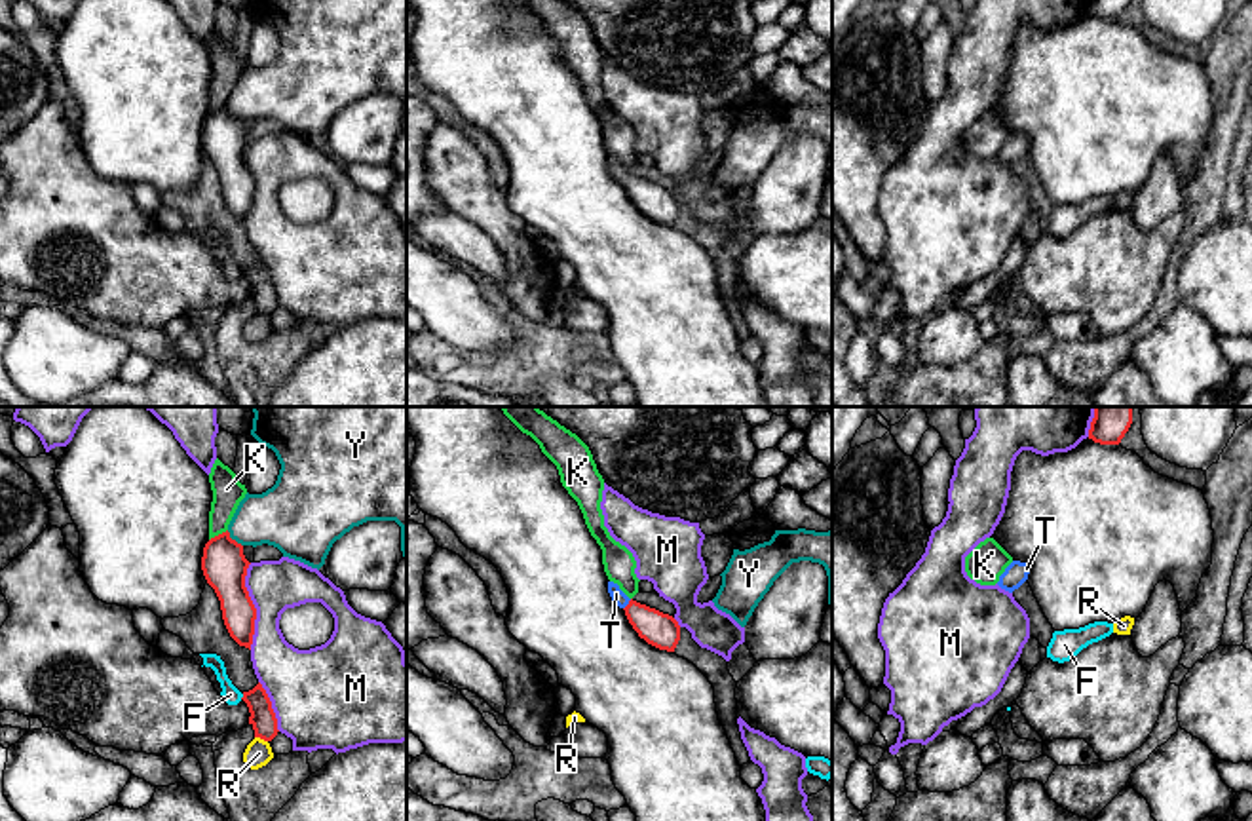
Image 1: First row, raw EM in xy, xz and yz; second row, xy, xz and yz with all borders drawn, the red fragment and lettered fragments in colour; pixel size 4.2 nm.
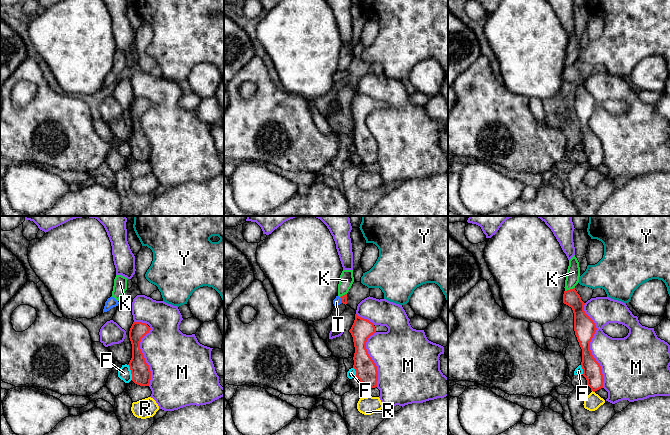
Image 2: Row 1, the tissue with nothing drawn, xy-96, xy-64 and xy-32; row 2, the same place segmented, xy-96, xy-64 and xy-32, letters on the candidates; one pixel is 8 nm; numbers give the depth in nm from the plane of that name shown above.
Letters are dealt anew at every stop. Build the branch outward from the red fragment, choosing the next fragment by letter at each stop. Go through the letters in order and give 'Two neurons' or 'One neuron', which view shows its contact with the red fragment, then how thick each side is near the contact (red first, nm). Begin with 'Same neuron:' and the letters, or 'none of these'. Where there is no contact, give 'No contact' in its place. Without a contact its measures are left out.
Same neuron: T
F: Two neurons. Touches red in xy. Thickness 110 nm (red) against 80 nm
K: Two neurons. Touches red in xy. Thickness 190 nm (red) against 130 nm
M: Two neurons. Touches red in xy. Thickness 190 nm (red) against 220 nm
R: Two neurons. Touches red in xy. Thickness 110 nm (red) against 110 nm
T: One neuron. Touches red in xz. Thickness 150 nm (red) against 60 nm
Y: Two neurons. Touches red in xy. Thickness 190 nm (red) against 280 nm

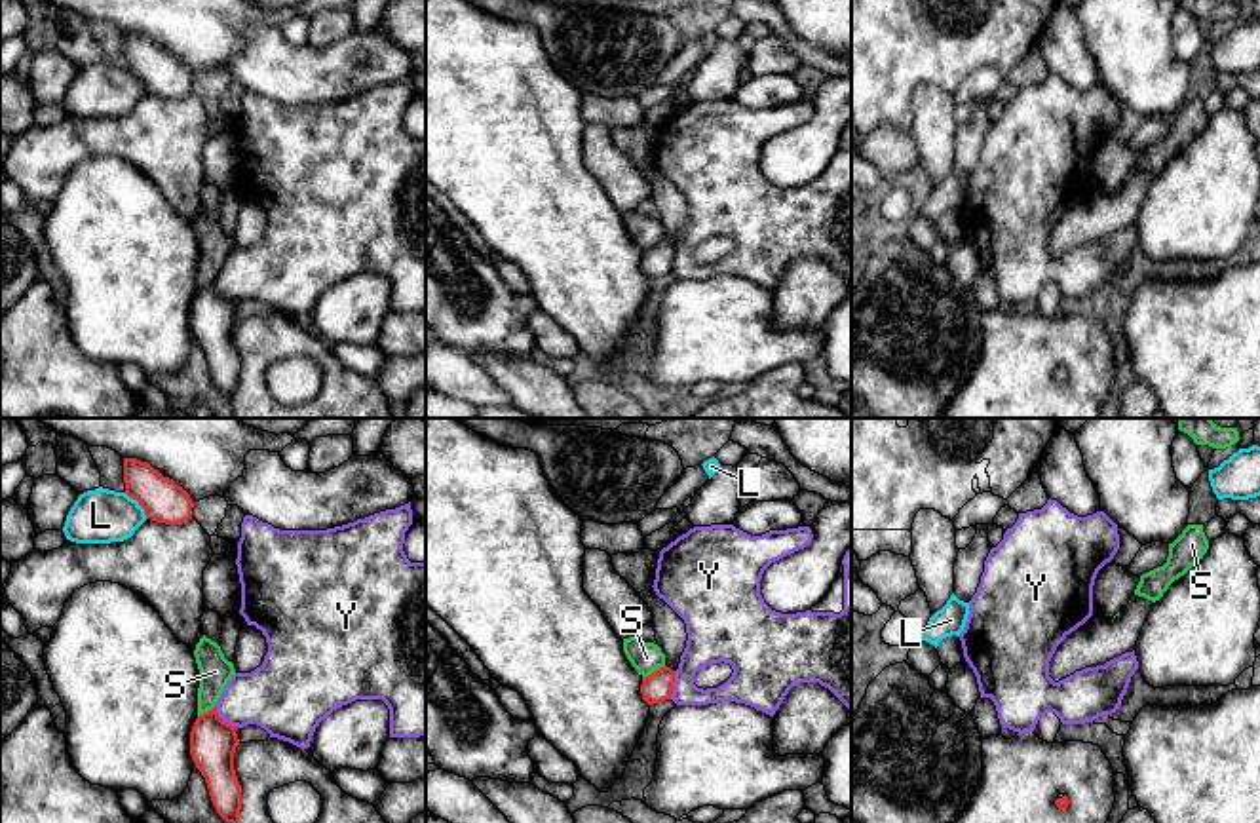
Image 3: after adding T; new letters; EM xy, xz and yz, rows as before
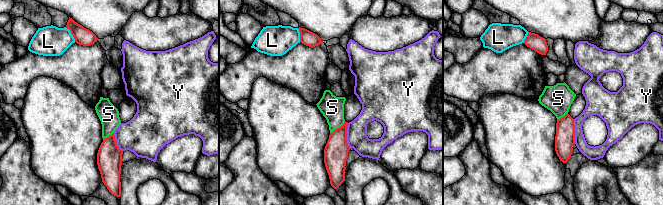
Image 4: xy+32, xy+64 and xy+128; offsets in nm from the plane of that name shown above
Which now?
Same neuron: none of these
L: Two neurons. Touches red in xy. Thickness 180 nm (red) against 240 nm
S: Two neurons. Touches red in xz. Thickness 130 nm (red) against 130 nm
Y: Two neurons. Touches red in xy. Thickness 200 nm (red) against 300 nm

